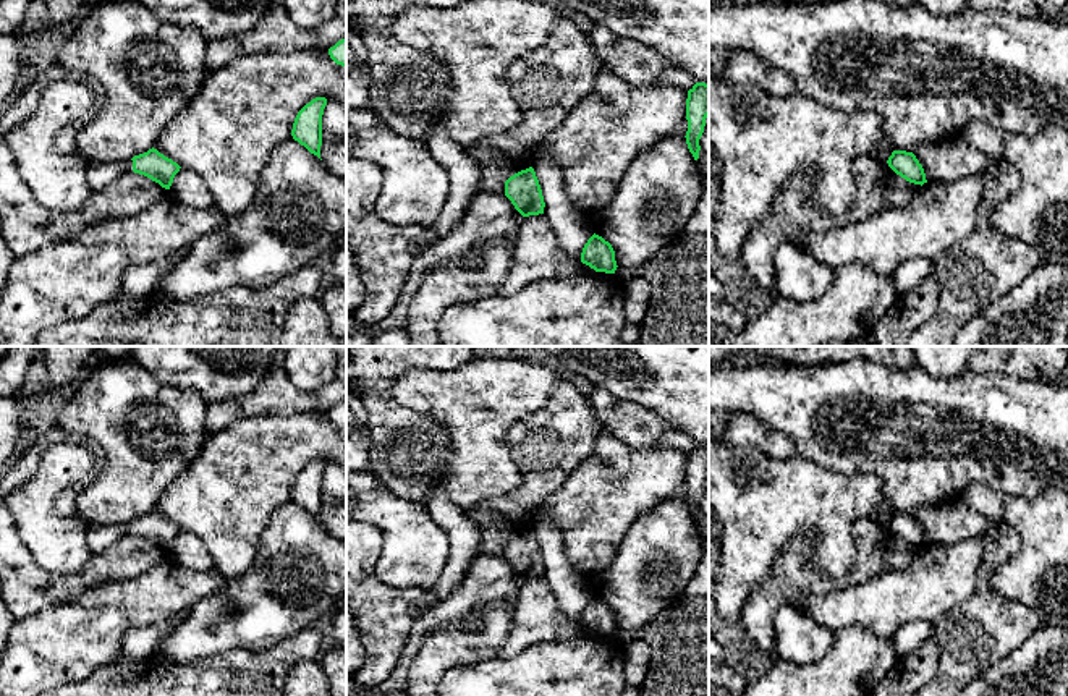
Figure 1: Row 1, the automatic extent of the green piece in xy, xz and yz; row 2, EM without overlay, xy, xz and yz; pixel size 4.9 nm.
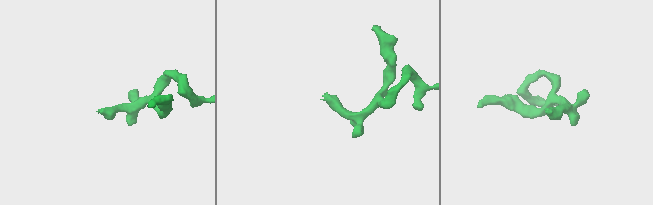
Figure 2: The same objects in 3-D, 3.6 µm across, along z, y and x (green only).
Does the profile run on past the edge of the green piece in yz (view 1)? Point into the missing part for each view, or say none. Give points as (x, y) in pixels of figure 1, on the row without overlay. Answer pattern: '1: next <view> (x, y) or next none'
1: next none

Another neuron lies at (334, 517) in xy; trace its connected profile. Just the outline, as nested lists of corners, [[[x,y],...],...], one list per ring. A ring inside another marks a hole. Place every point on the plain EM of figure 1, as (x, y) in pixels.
[[[322,497],[320,521],[333,537],[346,542],[346,500],[330,505]]]

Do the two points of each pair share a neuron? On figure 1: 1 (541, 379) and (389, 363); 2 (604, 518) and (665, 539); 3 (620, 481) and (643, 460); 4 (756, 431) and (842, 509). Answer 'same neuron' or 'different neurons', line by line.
1: different neurons
2: different neurons
3: same neuron
4: different neurons

